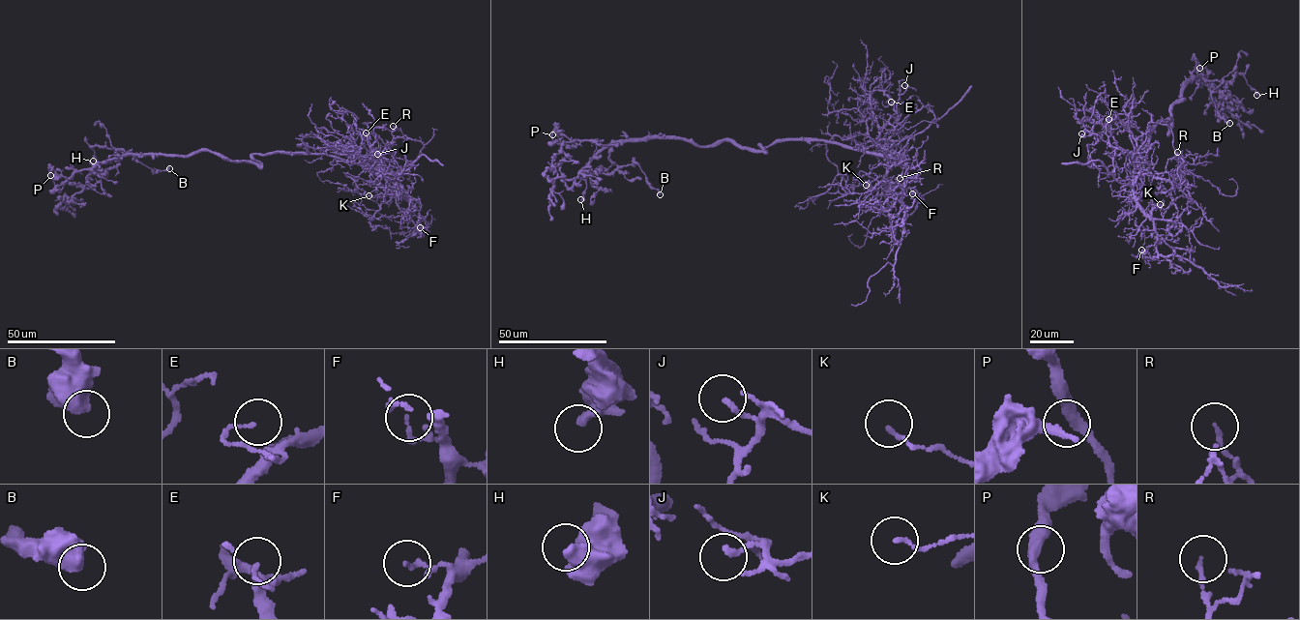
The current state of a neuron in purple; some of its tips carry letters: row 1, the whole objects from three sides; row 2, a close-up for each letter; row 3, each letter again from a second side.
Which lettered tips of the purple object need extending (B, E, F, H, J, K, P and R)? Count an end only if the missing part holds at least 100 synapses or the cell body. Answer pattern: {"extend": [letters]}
{"extend": []}

